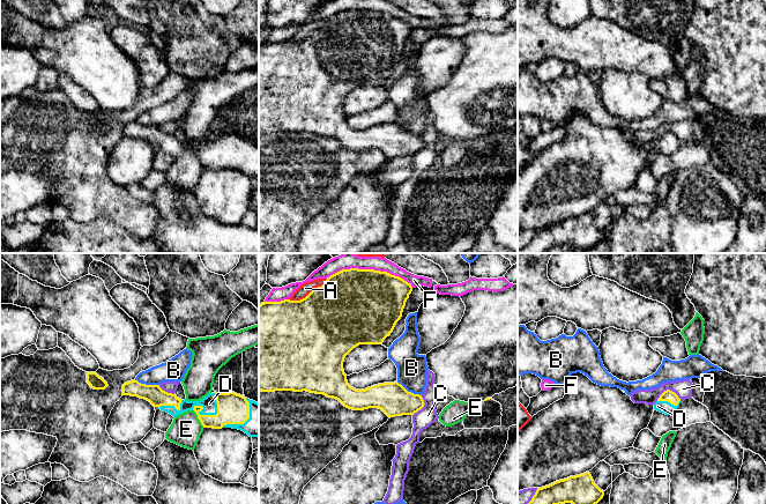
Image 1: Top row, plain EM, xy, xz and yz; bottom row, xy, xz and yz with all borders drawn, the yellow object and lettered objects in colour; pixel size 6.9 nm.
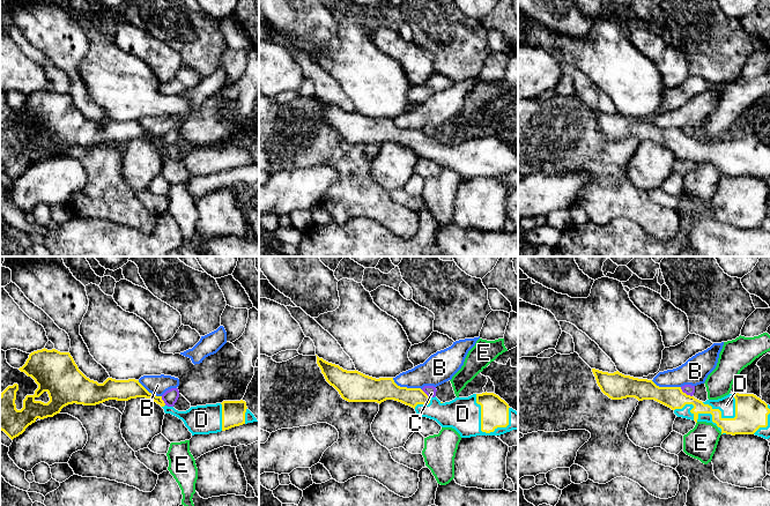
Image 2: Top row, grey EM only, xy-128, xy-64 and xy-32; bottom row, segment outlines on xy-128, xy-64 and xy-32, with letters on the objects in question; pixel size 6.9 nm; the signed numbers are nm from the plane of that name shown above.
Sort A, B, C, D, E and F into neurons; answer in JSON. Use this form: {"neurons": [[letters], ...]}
{"neurons": [["A"], ["B"], ["C"], ["D"], ["E"], ["F"]]}

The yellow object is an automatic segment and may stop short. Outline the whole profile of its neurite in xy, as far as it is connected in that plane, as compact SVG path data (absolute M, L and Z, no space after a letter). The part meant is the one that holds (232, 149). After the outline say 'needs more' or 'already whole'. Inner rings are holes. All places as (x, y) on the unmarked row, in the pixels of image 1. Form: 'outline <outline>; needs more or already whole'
outline M135 120L125 124L121 132L122 136L144 140L173 158L194 151L203 169L232 169L259 178L259 144L235 133L215 133L200 142L187 142L163 132L159 126L146 126Z; needs more

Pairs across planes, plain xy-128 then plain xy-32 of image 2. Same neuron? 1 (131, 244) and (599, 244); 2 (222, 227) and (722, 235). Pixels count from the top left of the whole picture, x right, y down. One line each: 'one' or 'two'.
1: one
2: two

